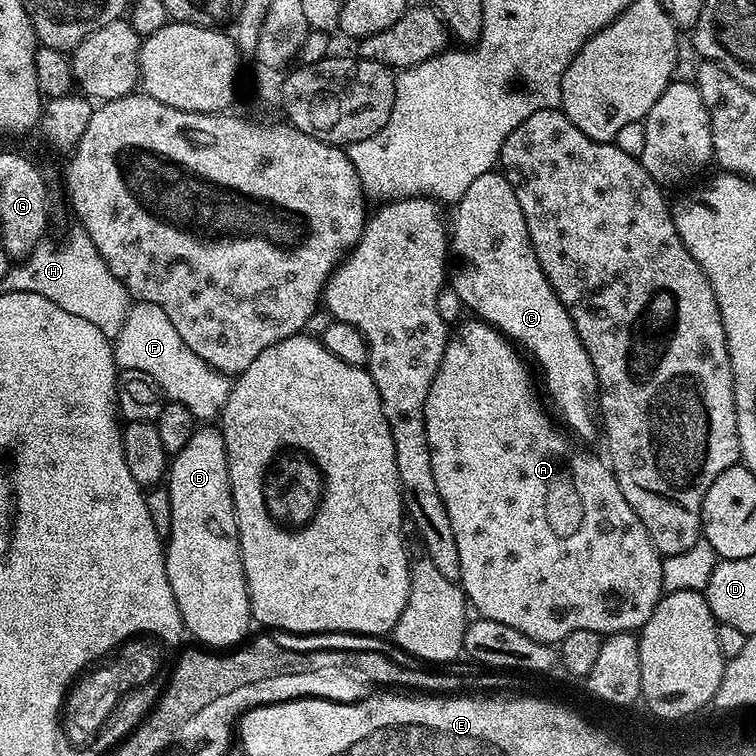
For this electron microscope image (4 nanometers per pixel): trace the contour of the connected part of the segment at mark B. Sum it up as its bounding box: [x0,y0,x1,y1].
[164,427,253,650]

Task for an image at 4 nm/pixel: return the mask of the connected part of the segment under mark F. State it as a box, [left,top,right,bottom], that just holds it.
[114,300,233,421]

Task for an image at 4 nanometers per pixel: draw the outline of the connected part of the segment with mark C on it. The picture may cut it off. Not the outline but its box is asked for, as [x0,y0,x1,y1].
[450,170,597,441]

